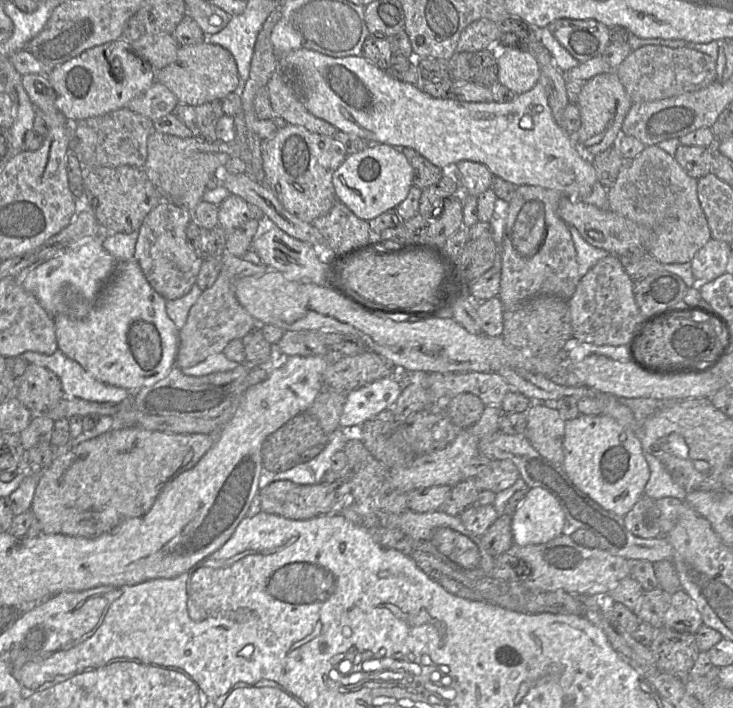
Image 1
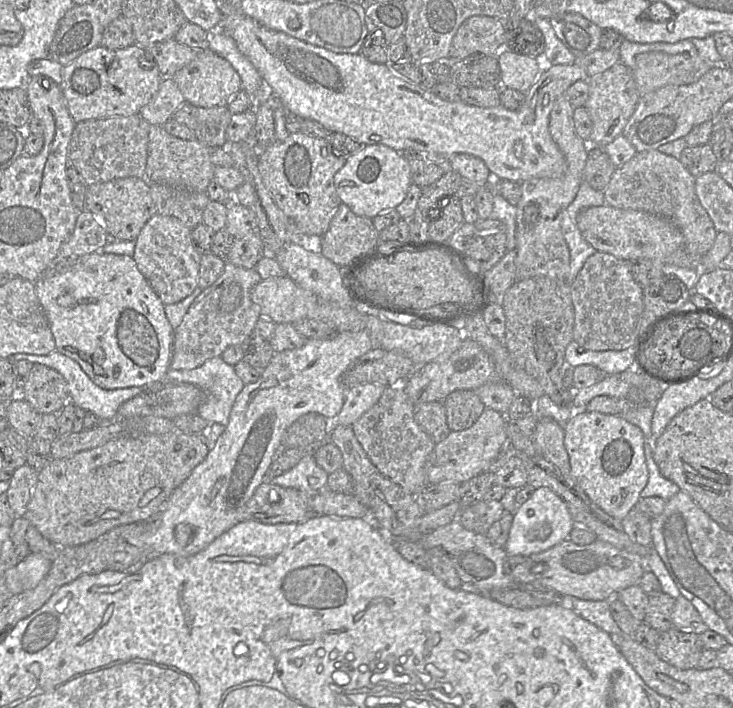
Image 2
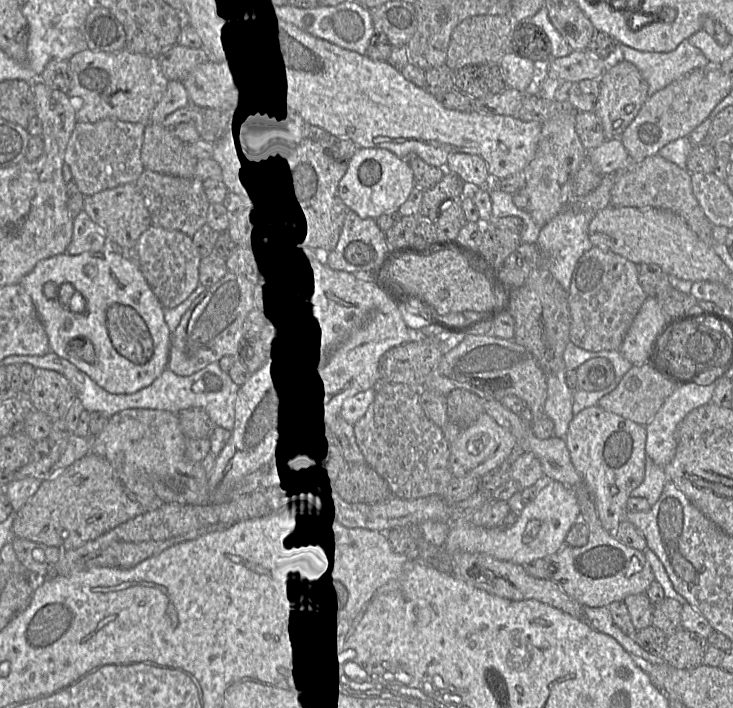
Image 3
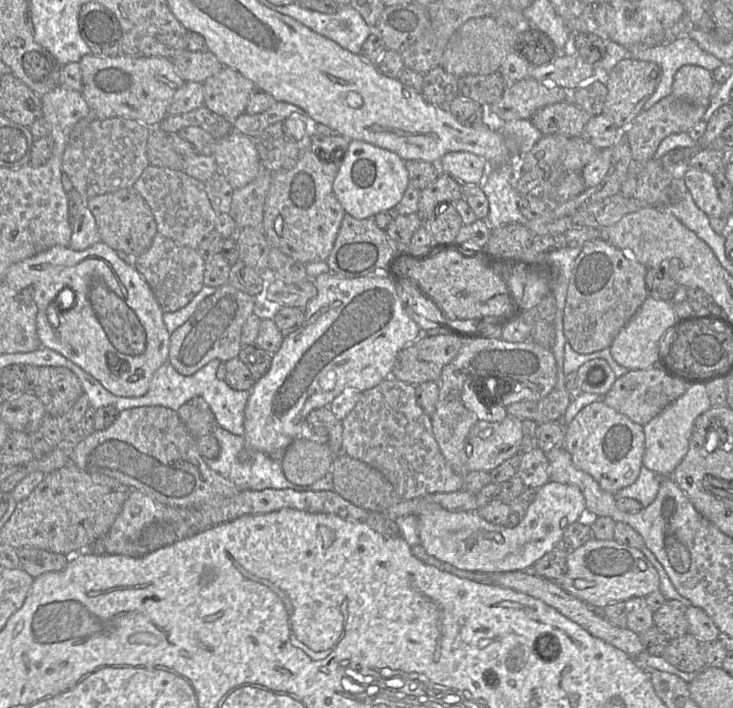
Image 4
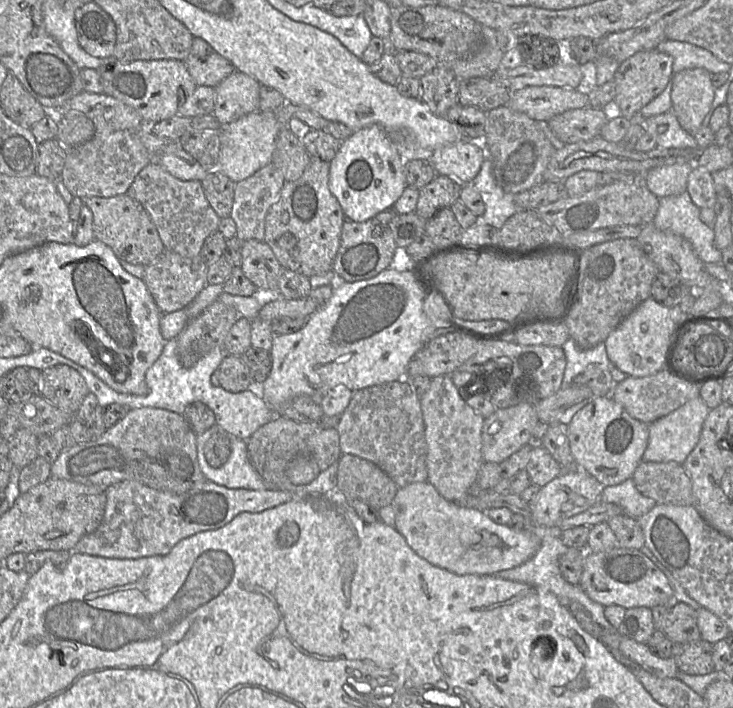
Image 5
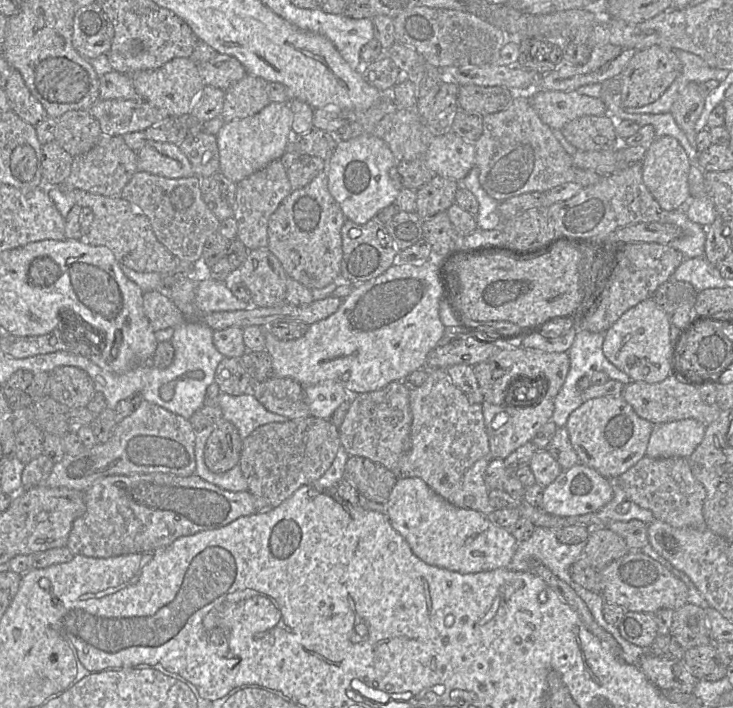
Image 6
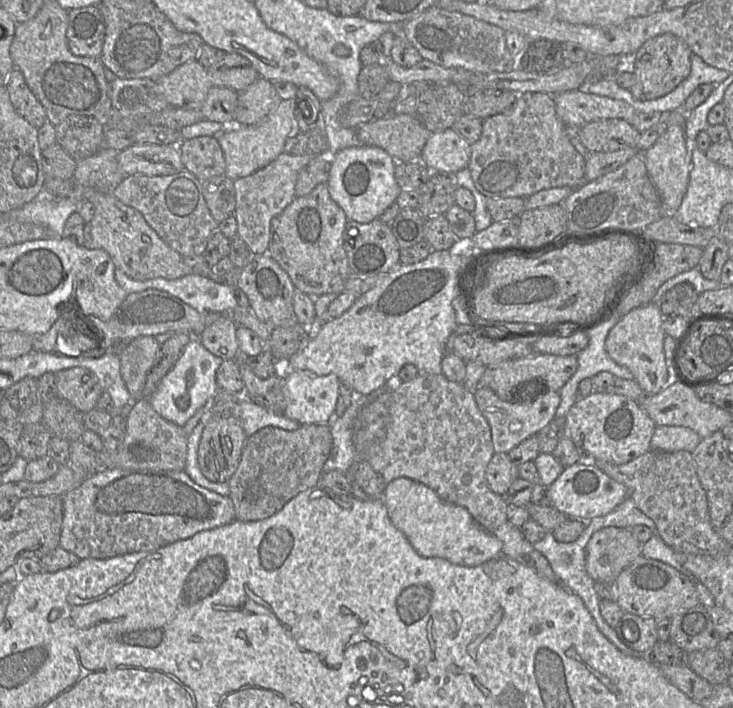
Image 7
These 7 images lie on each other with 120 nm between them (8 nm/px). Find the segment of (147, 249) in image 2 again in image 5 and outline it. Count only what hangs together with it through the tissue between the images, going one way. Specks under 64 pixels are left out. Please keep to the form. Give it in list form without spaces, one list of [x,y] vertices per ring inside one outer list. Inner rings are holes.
[[[165,250],[153,263],[145,267],[144,283],[163,314],[186,308],[207,285],[207,268],[200,257],[187,258]]]

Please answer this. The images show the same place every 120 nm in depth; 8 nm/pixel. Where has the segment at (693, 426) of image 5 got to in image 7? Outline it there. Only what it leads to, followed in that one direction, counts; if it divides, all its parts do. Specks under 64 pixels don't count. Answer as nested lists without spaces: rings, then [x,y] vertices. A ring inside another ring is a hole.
[[[656,426],[650,450],[666,452],[685,450],[692,453],[701,439],[694,430],[687,427]]]

